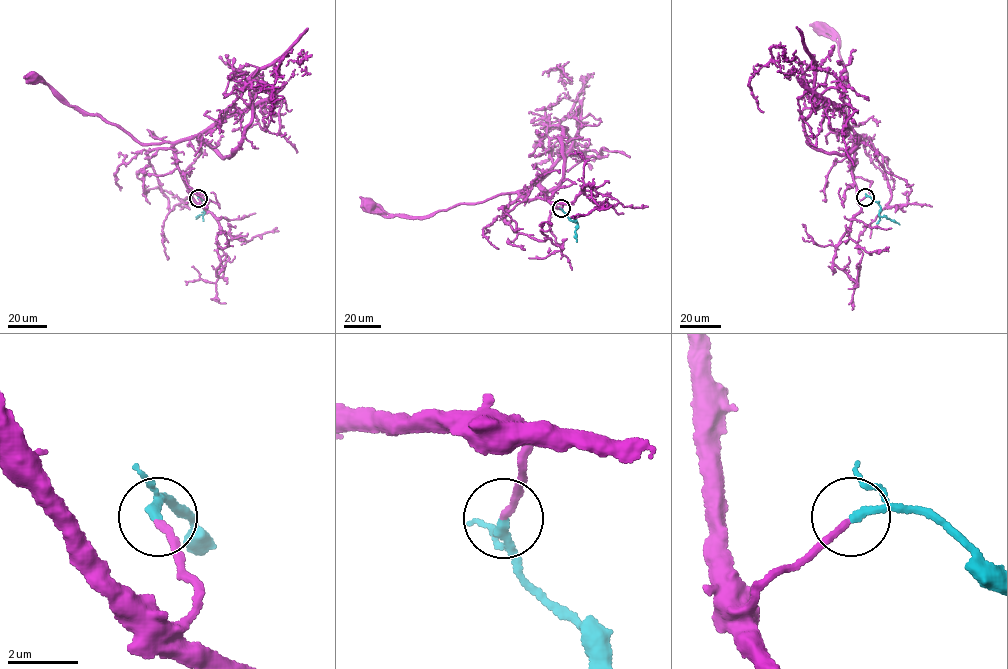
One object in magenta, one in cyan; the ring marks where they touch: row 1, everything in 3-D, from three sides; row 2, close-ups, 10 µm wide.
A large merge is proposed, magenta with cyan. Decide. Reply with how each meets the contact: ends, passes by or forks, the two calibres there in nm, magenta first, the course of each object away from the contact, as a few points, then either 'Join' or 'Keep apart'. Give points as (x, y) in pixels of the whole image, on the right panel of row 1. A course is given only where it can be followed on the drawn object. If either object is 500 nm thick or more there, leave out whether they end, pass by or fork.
At the ring magenta ends. At the ring cyan ends. Thickness 200 nm (magenta) against 240 nm. Course of magenta: (865, 197), (859, 202), (851, 172), (854, 140), (842, 126), (846, 74), (835, 38), (824, 27), (822, 29). Course of cyan: (865, 197), (878, 203), (879, 215), (899, 224). Join

